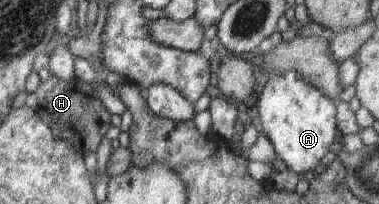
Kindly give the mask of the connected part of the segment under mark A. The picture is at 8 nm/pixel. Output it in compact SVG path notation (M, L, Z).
M289 70L266 80L259 91L256 106L262 131L273 145L278 158L287 164L288 170L300 177L305 172L315 171L337 136L336 102L299 78L295 70Z

